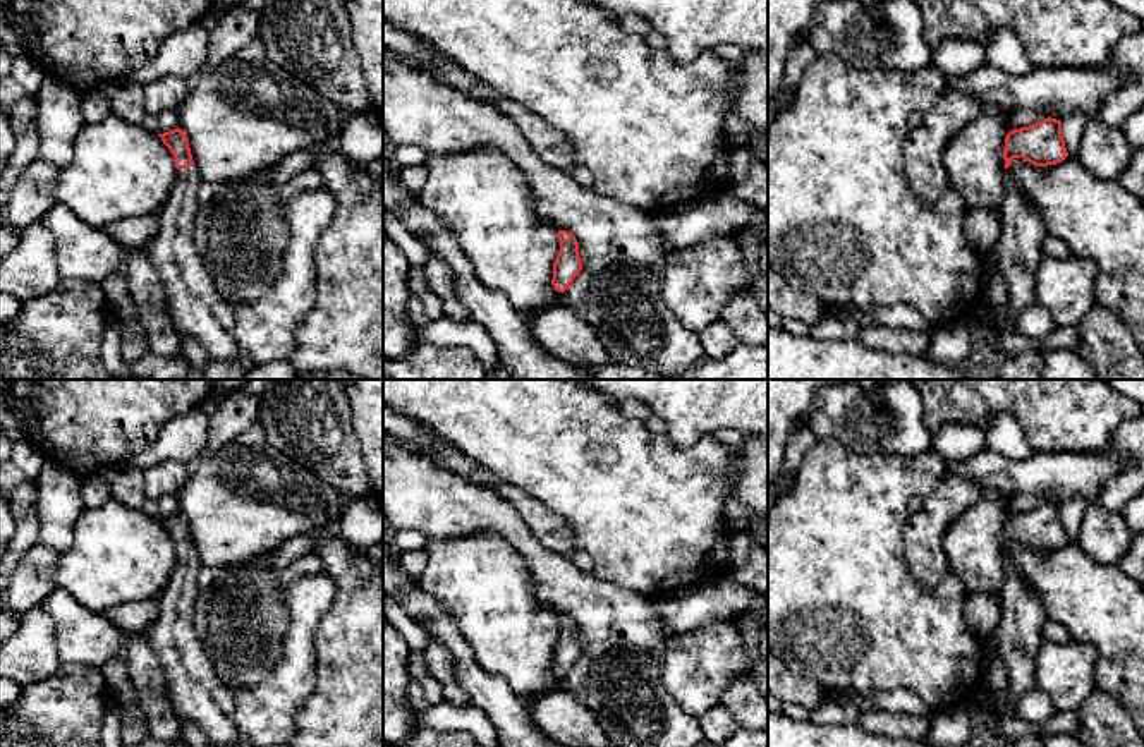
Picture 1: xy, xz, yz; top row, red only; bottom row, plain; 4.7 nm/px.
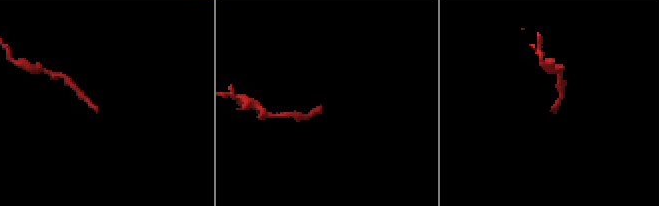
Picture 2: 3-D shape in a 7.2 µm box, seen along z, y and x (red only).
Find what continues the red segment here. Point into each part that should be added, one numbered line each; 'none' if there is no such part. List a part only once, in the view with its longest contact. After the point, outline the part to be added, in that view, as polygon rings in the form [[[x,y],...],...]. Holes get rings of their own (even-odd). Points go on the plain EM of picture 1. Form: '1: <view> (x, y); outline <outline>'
1: xy (194, 689); outline [[[194,550],[177,553],[173,574],[158,598],[158,620],[146,641],[163,668],[175,714],[196,723],[210,744],[228,745],[239,742],[234,692],[220,682],[192,625],[194,603],[201,592],[199,567]]]

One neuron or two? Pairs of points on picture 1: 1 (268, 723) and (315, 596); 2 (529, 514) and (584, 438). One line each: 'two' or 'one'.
1: one
2: two

